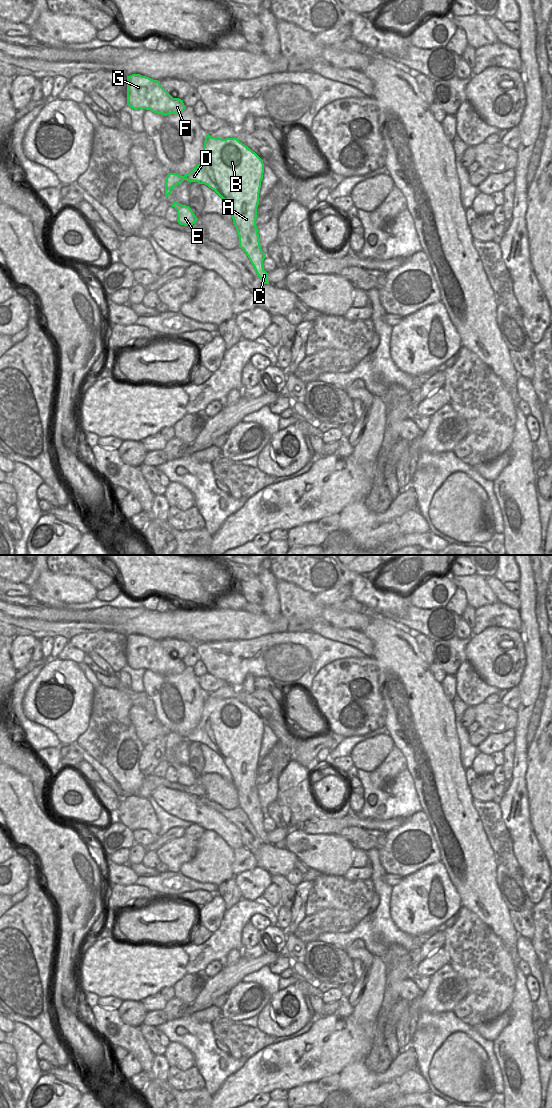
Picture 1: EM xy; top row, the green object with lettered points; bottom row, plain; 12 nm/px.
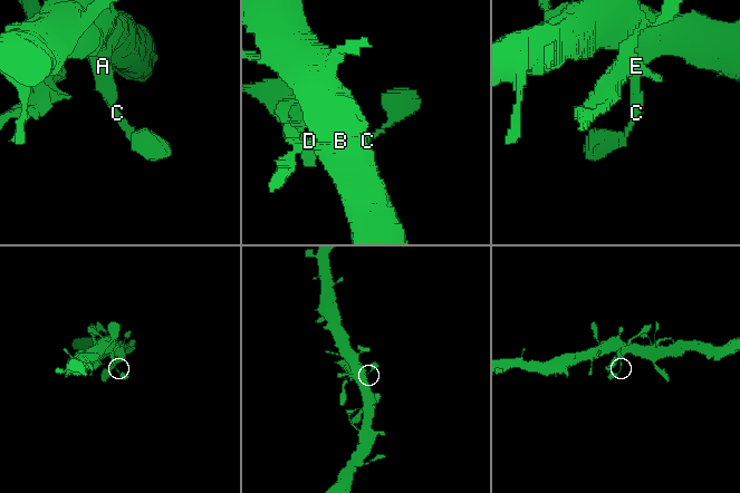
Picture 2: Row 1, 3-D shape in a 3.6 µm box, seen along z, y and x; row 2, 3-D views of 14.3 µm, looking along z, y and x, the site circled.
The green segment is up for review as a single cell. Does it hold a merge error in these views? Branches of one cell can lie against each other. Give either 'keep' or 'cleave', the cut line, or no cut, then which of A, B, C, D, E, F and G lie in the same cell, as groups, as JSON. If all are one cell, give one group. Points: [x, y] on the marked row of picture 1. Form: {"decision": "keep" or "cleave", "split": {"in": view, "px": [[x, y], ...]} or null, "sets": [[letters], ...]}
{"decision": "cleave", "split": {"in": "xy", "px": [[182, 176], [185, 179]]}, "sets": [["A", "B", "C", "D", "F", "G"], ["E"]]}

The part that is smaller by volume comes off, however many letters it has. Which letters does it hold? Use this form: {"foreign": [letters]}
{"foreign": ["E"]}

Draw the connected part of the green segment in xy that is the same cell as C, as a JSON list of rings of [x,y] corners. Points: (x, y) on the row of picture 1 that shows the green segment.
[[[206,135],[201,155],[201,161],[189,173],[184,175],[185,180],[205,184],[214,190],[225,202],[229,209],[233,224],[239,237],[239,247],[244,250],[253,265],[258,277],[264,284],[269,284],[268,273],[264,270],[265,253],[259,241],[256,226],[259,193],[263,179],[264,163],[261,158],[246,145],[234,138],[216,138]]]

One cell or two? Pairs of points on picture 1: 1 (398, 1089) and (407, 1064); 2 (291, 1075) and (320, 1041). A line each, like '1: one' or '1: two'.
1: two
2: one

